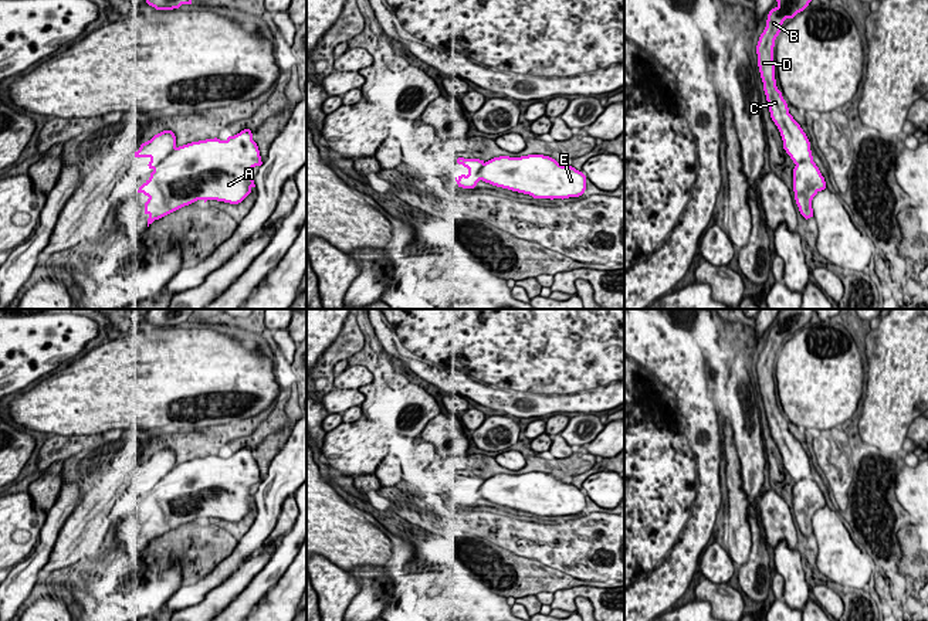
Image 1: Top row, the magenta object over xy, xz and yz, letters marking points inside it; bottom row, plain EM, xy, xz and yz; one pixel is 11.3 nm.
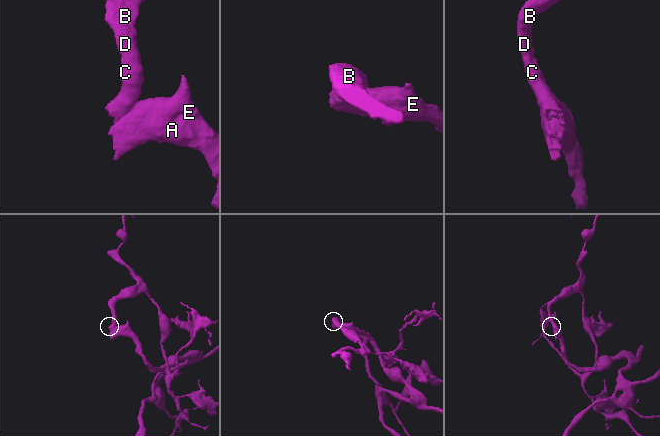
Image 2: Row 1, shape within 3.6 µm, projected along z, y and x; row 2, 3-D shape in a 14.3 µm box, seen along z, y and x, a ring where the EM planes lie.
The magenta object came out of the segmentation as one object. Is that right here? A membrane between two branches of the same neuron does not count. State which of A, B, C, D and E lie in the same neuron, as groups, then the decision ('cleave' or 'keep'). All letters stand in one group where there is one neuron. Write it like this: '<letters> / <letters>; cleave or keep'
A B C D E; keep

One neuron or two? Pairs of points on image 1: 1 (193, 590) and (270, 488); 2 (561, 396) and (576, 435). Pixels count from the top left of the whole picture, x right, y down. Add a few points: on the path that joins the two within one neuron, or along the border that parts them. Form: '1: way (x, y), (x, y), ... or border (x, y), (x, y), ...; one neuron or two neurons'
1: way (222, 572), (258, 533), (267, 516); one neuron
2: border (579, 413), (592, 414); two neurons

